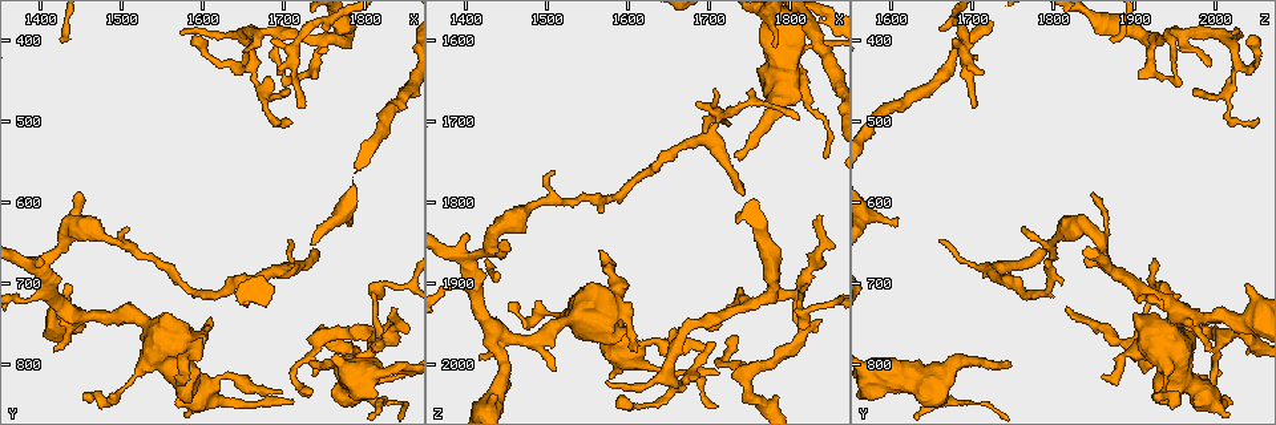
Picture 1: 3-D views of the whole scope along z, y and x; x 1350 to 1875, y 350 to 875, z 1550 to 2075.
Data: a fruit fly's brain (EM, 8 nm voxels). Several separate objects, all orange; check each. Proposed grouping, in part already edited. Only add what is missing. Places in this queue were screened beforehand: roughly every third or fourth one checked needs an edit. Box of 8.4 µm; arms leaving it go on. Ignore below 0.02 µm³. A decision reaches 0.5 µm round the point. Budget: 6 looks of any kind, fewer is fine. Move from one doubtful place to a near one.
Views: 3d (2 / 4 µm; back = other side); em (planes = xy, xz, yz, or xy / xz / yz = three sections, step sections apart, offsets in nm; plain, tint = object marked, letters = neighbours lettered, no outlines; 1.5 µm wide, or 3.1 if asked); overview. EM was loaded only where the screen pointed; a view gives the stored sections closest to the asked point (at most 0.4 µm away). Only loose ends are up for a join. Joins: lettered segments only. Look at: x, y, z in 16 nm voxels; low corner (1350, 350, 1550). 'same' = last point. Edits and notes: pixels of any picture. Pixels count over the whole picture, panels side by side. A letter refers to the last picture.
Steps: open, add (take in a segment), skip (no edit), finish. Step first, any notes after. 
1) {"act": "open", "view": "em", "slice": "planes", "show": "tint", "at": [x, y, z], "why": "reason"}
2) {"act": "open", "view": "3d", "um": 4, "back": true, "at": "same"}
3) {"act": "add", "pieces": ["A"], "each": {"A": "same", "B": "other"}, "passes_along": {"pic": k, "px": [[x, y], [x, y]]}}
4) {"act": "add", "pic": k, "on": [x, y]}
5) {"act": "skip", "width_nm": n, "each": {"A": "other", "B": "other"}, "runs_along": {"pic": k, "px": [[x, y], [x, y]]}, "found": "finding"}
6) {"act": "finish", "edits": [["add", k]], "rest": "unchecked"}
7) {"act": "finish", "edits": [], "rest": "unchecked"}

{"act": "open", "view": "3d", "um": 4, "at": [1450, 590, 1850], "why": "an open end"}

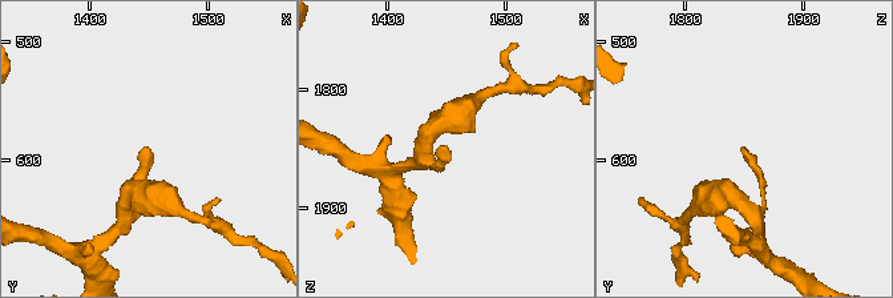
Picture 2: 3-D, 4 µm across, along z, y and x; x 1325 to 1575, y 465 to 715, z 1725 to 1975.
{"act": "open", "view": "em", "slice": "xy", "step": 8, "show": "letters", "at": [1450, 590, 1848]}

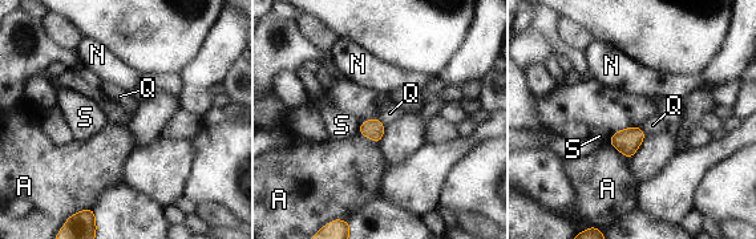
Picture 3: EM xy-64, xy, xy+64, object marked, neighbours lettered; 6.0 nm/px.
{"act": "skip", "each": {"A": "other", "N": "other", "Q": "other", "S": "other"}, "found": "no lettered segment goes on from it"}

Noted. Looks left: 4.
{"act": "open", "view": "3d", "um": 4, "back": true, "at": [1735, 805, 1745], "why": "free end"}

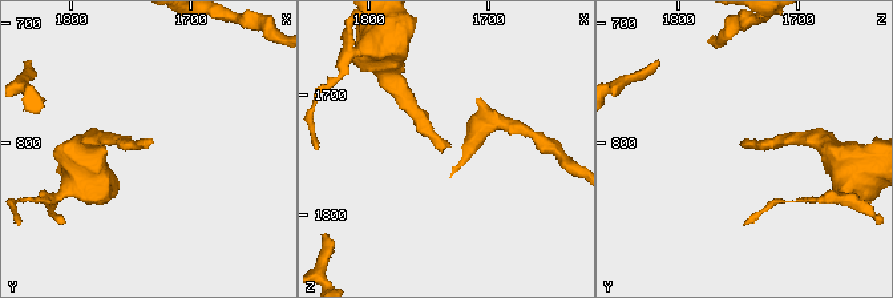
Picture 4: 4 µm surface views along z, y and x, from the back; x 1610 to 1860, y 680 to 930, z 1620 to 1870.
{"act": "open", "view": "em", "slice": "xz", "step": 4, "show": "letters", "at": [1734, 802, 1746]}

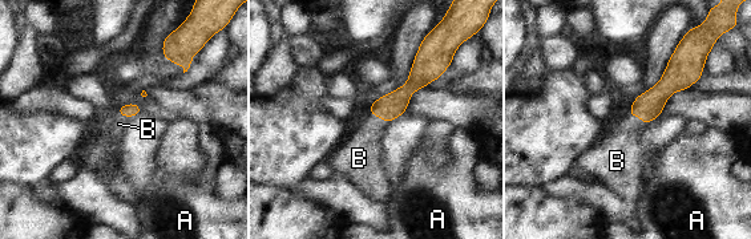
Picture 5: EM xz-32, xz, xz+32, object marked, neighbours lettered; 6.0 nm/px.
{"act": "open", "view": "em", "slice": "planes", "show": "letters", "at": "same", "why": "another direction"}

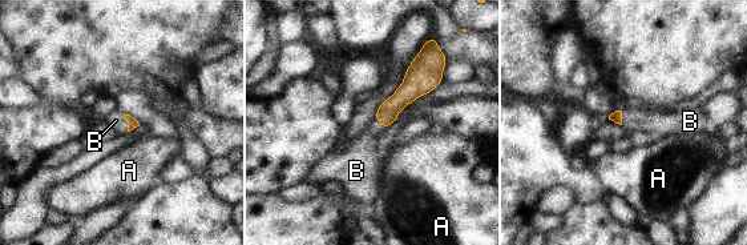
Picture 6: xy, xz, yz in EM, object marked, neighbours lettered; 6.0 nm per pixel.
{"act": "add", "pieces": ["B"], "each": {"A": "other", "B": "same"}, "passes_along": {"pic": 6, "px": [[132, 123], [128, 123], [116, 120]]}, "found": "it goes on there"}

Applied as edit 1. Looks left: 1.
{"act": "finish", "edits": [["add", 6]], "rest": "unchecked"}

